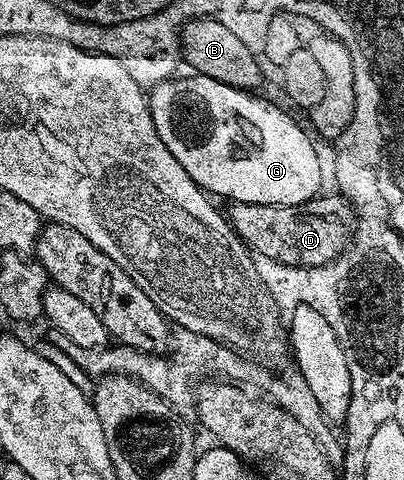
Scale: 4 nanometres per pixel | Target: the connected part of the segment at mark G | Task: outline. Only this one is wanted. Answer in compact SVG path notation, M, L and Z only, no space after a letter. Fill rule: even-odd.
M190 74L187 80L178 79L165 80L149 89L150 113L152 114L152 122L156 126L156 134L160 134L160 142L164 142L164 146L168 146L168 150L172 150L172 158L176 158L176 162L180 162L180 166L186 168L191 178L197 182L203 192L214 198L227 196L227 201L236 204L279 204L280 206L292 206L293 208L300 204L306 204L319 195L321 188L318 187L322 184L322 160L318 157L318 152L314 149L309 134L280 105L273 104L272 101L265 100L262 96L254 96L258 94L253 91L233 88L224 82L216 82L216 78Z

